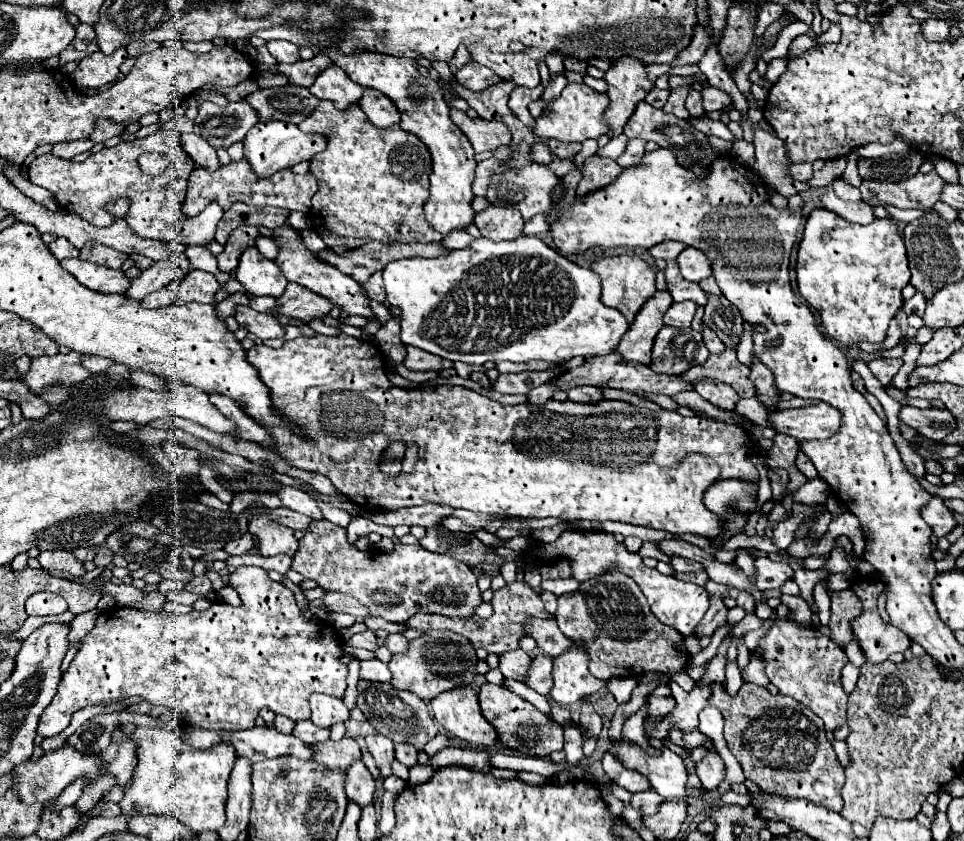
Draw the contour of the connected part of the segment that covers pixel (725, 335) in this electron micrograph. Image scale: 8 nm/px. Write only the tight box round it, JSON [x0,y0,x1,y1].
[704,294,744,348]

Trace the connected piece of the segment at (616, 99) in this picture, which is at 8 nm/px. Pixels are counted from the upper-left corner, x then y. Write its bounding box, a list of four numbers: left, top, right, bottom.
[604,56,654,136]

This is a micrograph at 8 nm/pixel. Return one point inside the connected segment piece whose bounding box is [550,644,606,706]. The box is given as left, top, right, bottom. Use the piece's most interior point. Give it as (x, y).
(572, 679)

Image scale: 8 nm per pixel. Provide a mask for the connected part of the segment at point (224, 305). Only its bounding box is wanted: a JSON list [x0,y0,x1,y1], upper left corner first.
[216,294,250,320]

